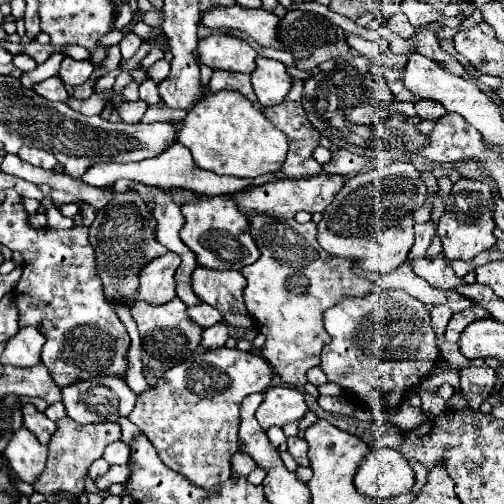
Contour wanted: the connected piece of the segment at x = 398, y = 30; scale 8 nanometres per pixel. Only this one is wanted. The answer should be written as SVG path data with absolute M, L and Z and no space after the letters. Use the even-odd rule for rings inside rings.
M400 12L400 14L394 14L390 20L388 20L388 24L386 24L394 34L398 34L398 36L402 36L402 38L410 38L410 36L414 36L414 28L412 28L412 24L408 22L408 18Z

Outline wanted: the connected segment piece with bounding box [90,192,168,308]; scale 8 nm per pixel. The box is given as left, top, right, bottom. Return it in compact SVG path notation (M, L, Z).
M120 192L120 204L96 212L96 218L90 226L90 244L96 252L96 272L104 284L104 296L112 306L124 304L128 308L134 306L138 292L138 276L140 270L166 254L168 248L156 240L156 220L148 214L146 204L140 200L138 192Z

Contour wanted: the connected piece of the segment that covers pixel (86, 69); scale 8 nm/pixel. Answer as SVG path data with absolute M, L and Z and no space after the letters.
M64 58L62 64L60 64L60 70L58 70L58 78L62 80L64 86L82 86L84 82L90 80L90 74L94 72L94 66L88 62L88 60L72 60L72 58Z

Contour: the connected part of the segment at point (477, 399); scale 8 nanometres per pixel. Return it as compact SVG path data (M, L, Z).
M470 366L460 370L460 392L472 412L480 410L480 404L494 392L494 386L496 372L490 366Z

